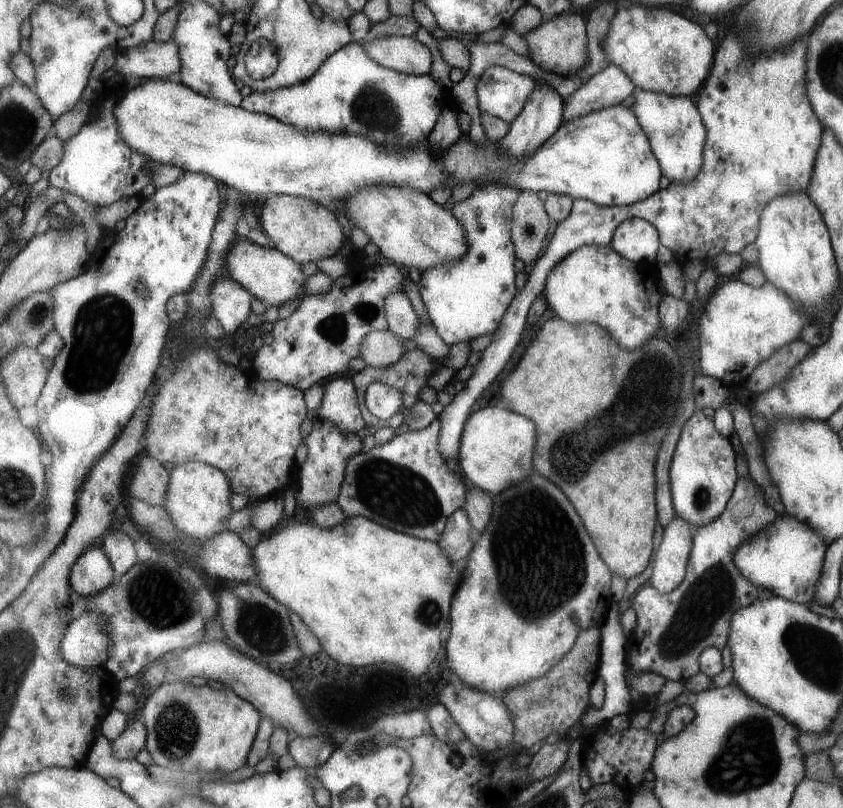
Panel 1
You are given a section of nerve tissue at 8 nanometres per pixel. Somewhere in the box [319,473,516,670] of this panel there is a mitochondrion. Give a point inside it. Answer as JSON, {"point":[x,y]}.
{"point":[434,618]}

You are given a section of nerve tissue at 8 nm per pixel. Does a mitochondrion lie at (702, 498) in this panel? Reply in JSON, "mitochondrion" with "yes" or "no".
{"mitochondrion":"yes"}

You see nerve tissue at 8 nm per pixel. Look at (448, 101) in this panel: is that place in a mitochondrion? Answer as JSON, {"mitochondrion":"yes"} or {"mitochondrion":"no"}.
{"mitochondrion":"no"}

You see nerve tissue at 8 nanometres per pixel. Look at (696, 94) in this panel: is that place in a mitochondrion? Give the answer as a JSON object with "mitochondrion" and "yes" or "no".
{"mitochondrion":"no"}

